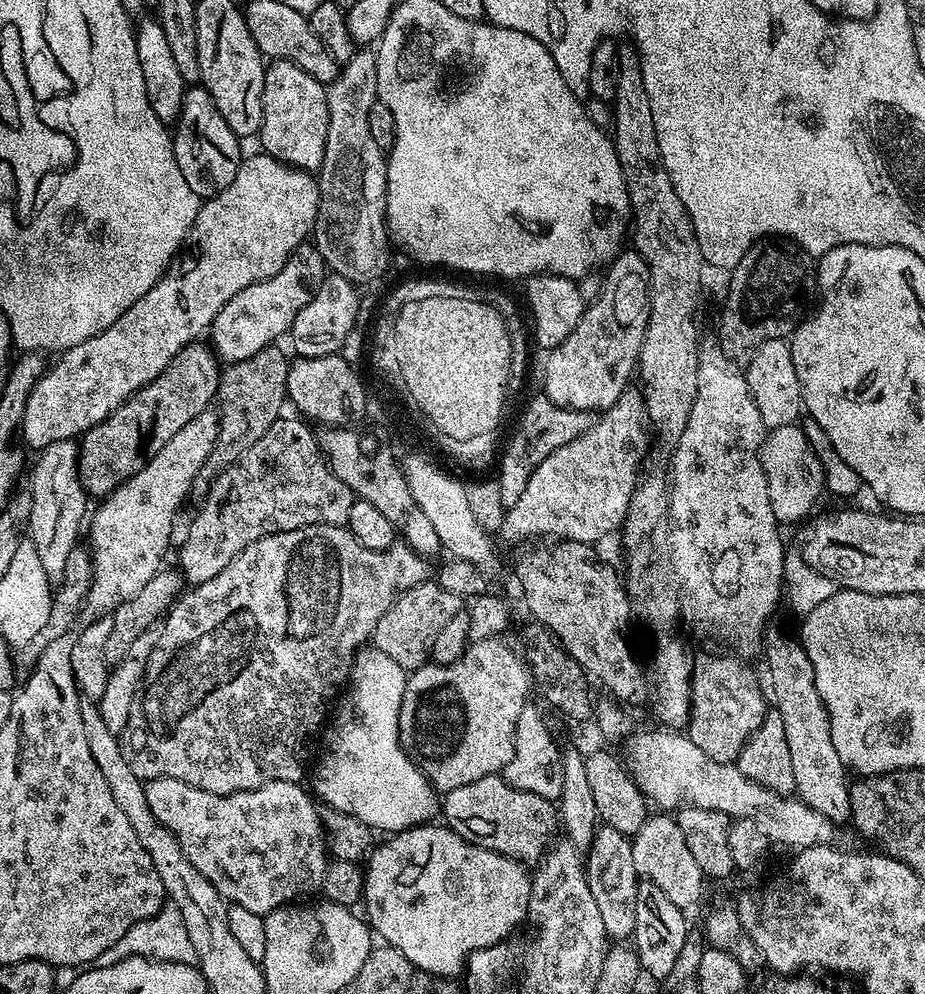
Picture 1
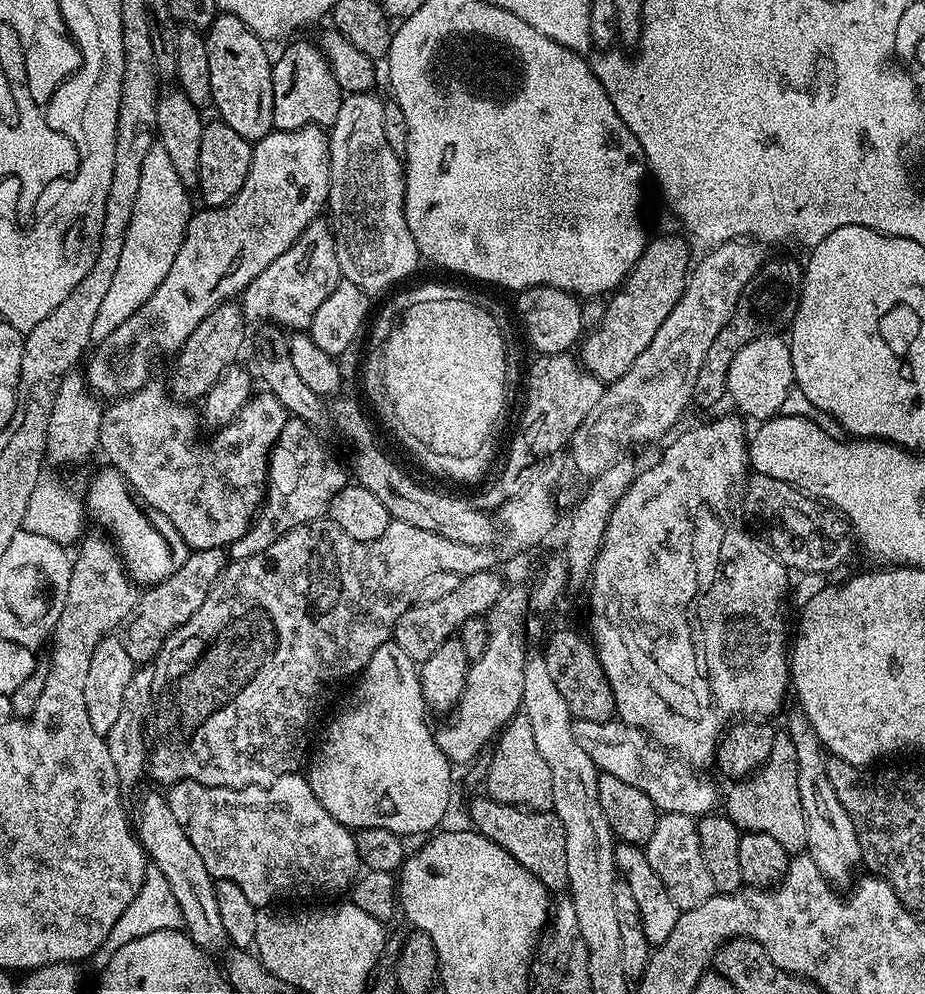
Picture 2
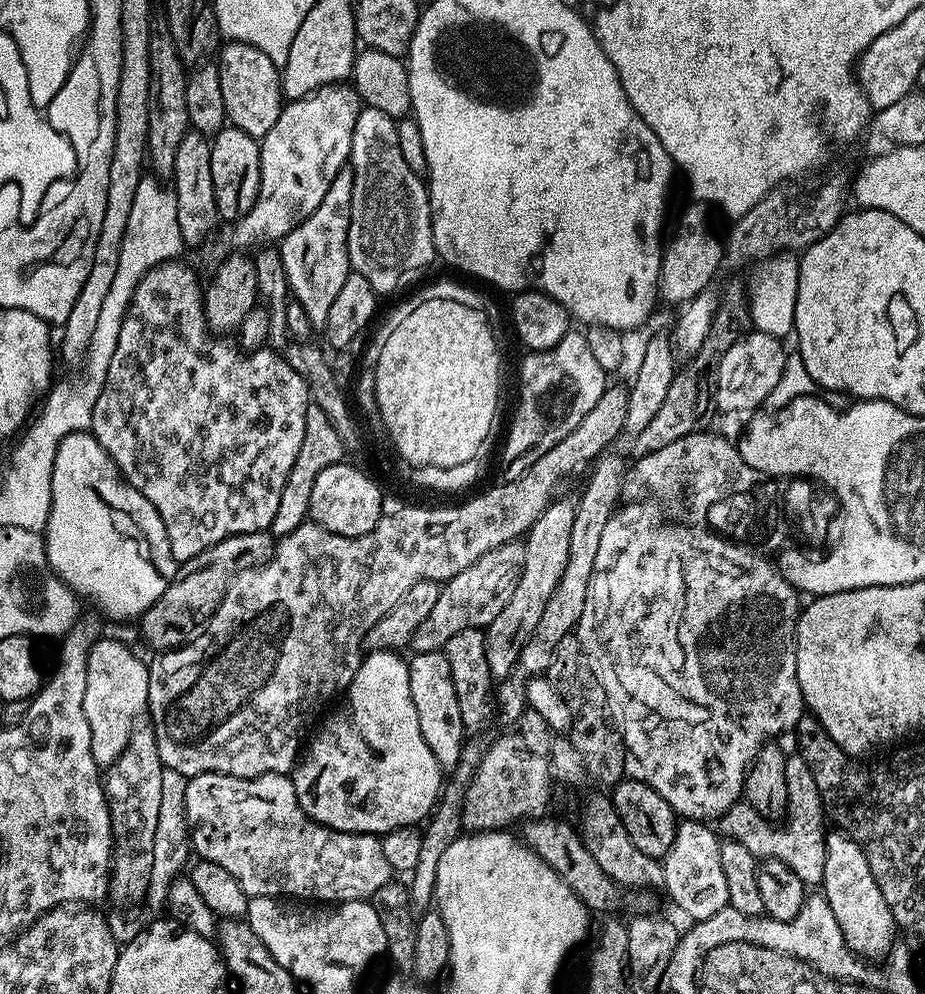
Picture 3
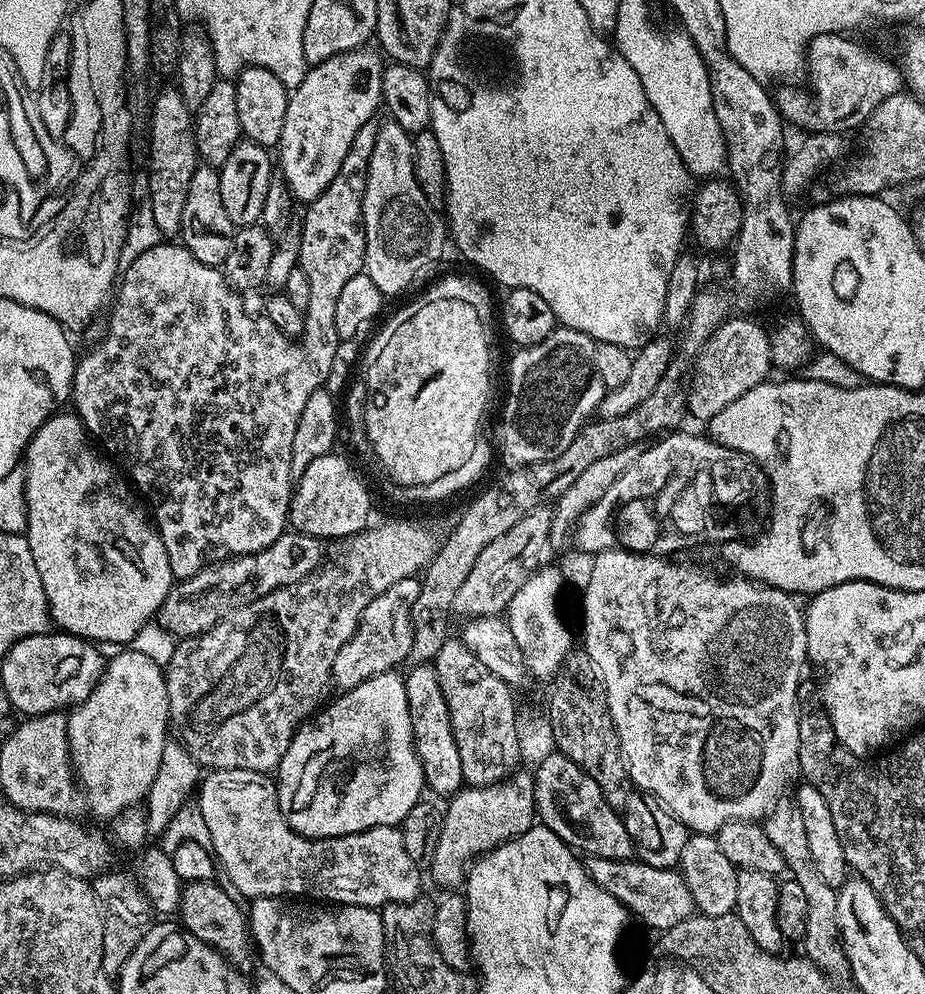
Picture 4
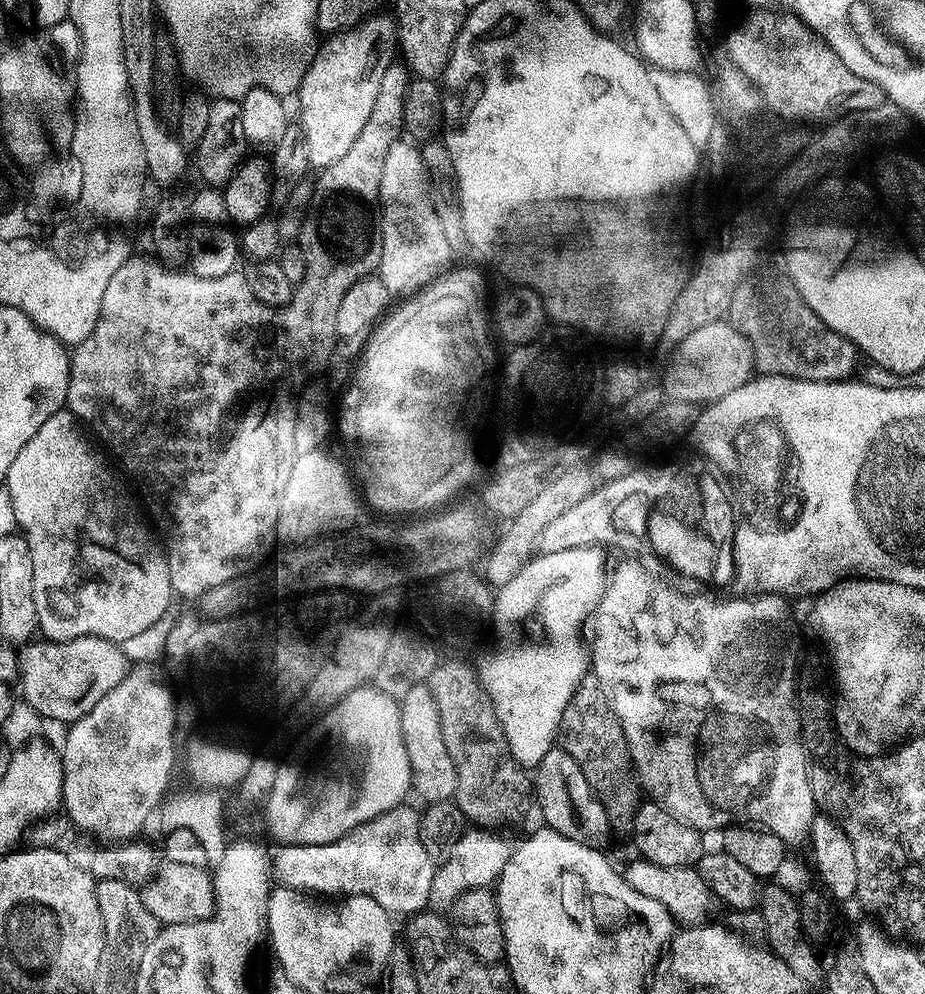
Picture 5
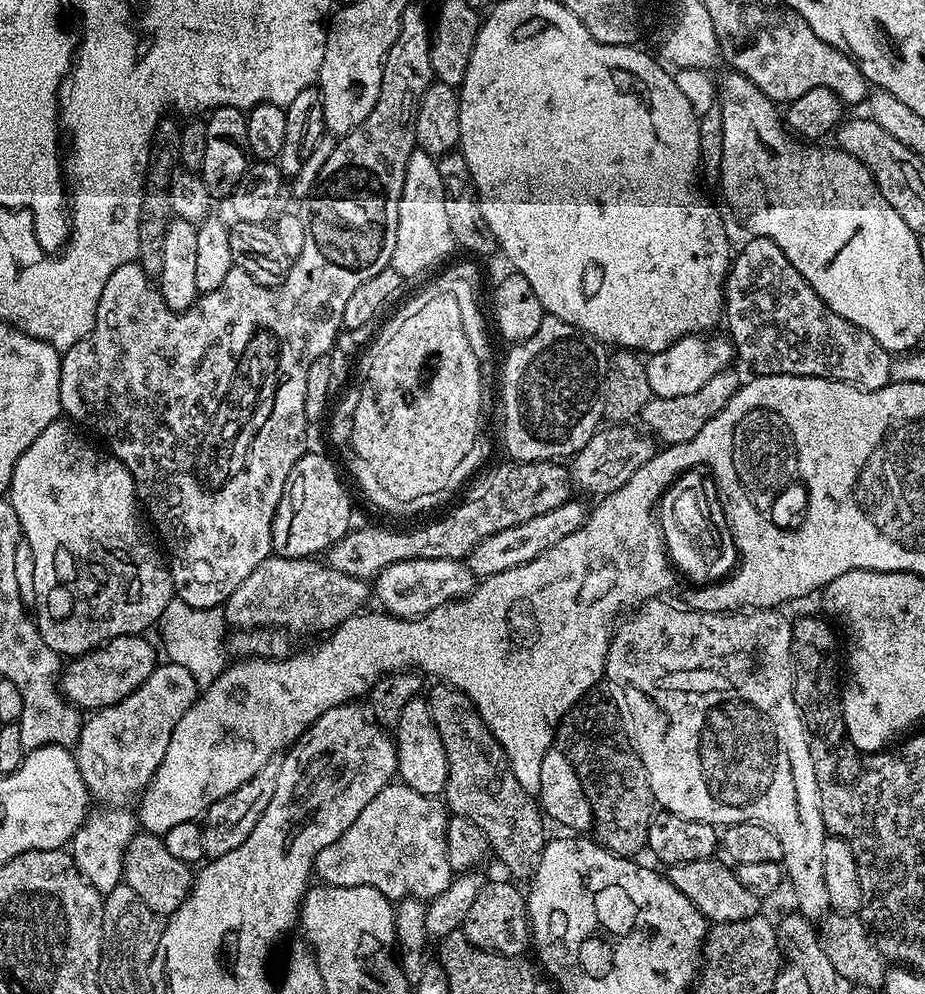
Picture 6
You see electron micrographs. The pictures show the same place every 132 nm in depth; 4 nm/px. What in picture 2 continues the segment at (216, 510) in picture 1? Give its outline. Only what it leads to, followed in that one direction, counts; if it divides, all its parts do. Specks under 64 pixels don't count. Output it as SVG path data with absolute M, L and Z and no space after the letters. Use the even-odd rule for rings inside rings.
M290 418L278 438L278 442L272 448L272 457L268 459L268 490L264 498L263 505L256 518L242 534L240 540L235 540L230 545L230 556L233 561L245 560L254 554L262 554L266 546L274 546L278 538L282 538L290 530L294 530L303 524L312 524L314 521L321 519L331 509L332 500L342 491L349 483L350 476L344 468L324 449L324 444L320 440L315 428L311 428L305 420Z

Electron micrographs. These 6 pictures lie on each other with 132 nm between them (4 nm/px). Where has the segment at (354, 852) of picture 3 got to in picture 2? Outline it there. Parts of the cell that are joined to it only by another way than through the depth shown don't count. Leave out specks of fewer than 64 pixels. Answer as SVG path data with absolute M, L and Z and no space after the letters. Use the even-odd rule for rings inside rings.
M303 775L283 776L267 788L211 788L193 780L179 780L177 784L167 789L166 799L170 810L174 810L174 818L178 818L178 826L186 830L186 838L190 838L190 846L194 846L202 862L206 862L206 870L212 875L213 881L234 882L234 886L240 887L246 893L246 898L250 898L250 902L257 906L272 906L277 902L291 901L288 900L291 896L312 896L315 892L325 892L328 896L334 895L335 892L347 893L361 871L362 865L353 829L347 828L345 824L338 823L334 818L330 818L330 814L326 814L322 802L314 798L314 790L310 790L307 779Z

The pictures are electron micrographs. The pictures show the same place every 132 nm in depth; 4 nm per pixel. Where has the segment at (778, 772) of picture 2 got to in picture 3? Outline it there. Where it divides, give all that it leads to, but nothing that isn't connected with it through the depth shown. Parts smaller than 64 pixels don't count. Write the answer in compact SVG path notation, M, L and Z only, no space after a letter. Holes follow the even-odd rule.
M798 754L789 755L786 759L786 778L788 779L788 810L781 828L768 828L769 821L758 815L746 802L737 802L718 817L718 832L721 837L737 840L750 850L757 858L767 858L786 862L798 878L802 878L805 886L819 885L824 878L826 862L826 846L824 837L826 827L826 809L820 796L818 786L814 782L814 774L810 774L810 766Z

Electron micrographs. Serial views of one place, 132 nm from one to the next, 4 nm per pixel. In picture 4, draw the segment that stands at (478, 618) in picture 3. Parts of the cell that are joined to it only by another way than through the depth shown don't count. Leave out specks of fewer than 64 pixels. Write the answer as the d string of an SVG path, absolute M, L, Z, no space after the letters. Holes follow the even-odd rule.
M535 508L533 512L522 517L518 526L510 526L510 530L502 534L502 538L494 538L494 542L490 542L490 546L486 546L486 550L478 554L478 562L474 562L466 582L458 586L452 612L460 615L460 618L501 615L514 598L514 594L518 594L520 587L541 563L540 555L543 554L544 548L549 547L548 534L551 525L552 508Z

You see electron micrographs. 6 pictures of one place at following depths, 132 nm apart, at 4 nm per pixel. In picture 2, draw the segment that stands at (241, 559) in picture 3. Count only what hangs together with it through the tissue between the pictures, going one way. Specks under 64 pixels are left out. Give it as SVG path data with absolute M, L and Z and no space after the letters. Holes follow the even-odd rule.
M225 549L195 550L186 557L178 570L174 570L174 574L170 574L170 578L145 587L140 592L140 600L122 628L126 654L130 654L133 665L144 666L147 660L148 663L155 661L156 653L164 645L165 638L186 622L190 622L190 618L194 618L198 606L206 602L210 590L225 567Z

